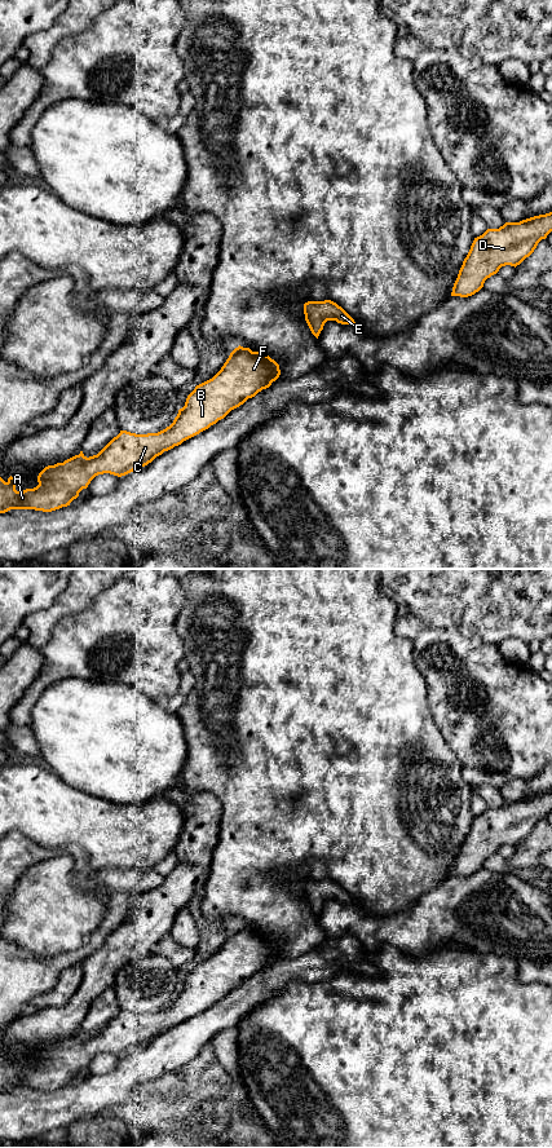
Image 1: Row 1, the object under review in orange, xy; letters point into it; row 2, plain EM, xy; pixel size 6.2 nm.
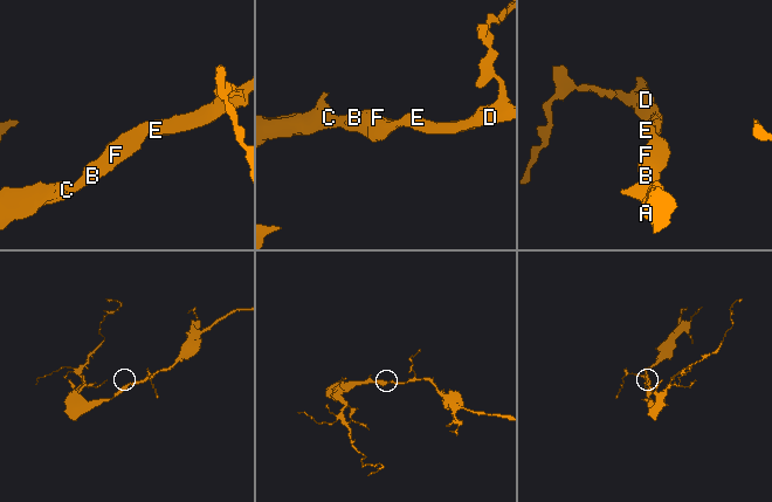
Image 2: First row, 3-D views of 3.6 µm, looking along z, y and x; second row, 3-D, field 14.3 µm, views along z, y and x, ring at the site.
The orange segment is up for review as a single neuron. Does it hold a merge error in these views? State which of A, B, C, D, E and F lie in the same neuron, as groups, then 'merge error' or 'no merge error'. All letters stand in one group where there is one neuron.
A B C D E F | no merge error

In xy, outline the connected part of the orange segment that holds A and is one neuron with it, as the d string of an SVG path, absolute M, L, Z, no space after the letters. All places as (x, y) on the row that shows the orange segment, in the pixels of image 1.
M235 348L221 370L209 380L199 384L187 396L185 406L178 410L173 423L158 433L136 434L127 430L114 437L97 455L87 458L83 451L63 463L45 467L37 476L39 485L34 489L17 491L18 477L9 477L5 482L0 477L0 513L10 509L35 509L52 512L70 503L87 489L90 481L103 473L118 477L125 476L151 463L164 451L181 445L184 441L199 434L224 419L231 410L243 405L248 398L255 397L266 389L281 375L279 365L269 356L252 352L249 348Z

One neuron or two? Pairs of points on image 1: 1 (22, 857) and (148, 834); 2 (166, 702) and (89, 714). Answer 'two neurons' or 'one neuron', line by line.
1: two neurons
2: two neurons

